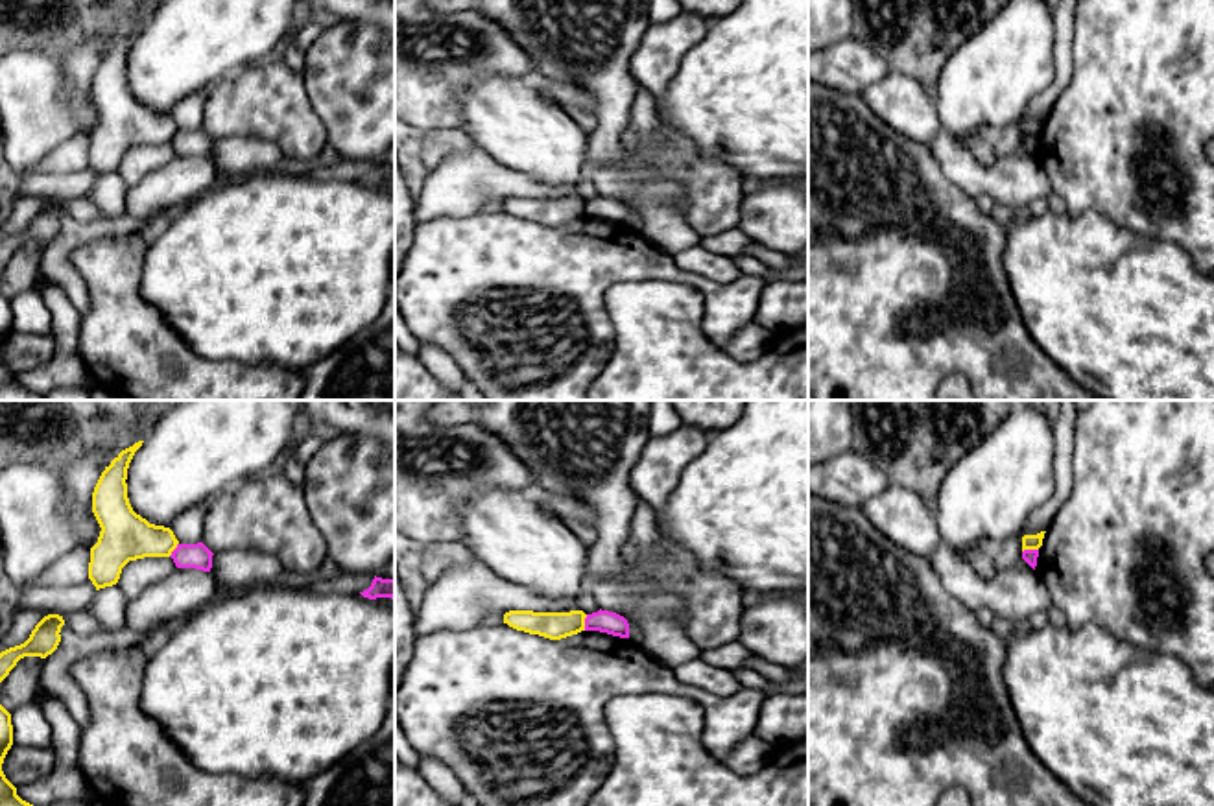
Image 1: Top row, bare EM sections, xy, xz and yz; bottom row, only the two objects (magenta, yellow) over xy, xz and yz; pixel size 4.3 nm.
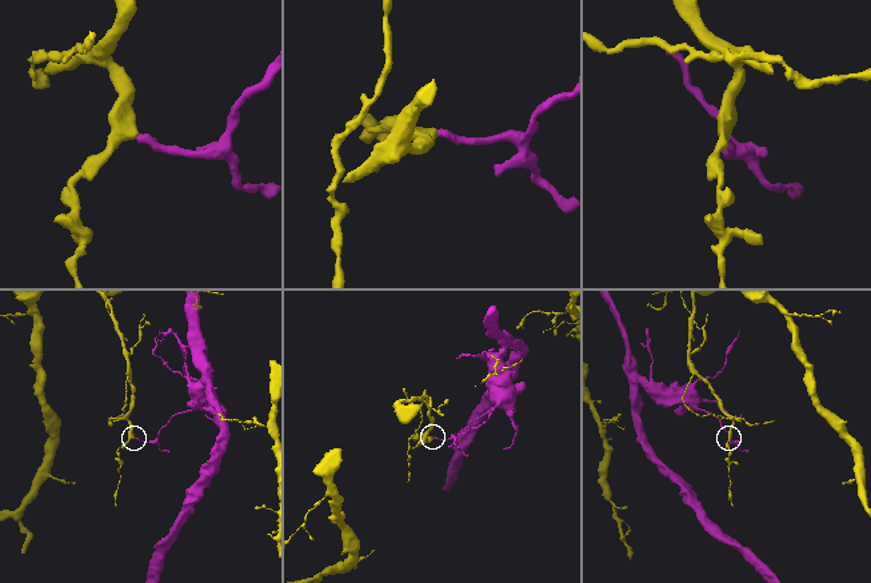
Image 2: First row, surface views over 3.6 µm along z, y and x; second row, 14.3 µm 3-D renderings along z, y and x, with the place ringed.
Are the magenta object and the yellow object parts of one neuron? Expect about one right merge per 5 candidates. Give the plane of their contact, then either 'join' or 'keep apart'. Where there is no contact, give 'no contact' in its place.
contact in xz; keep apart

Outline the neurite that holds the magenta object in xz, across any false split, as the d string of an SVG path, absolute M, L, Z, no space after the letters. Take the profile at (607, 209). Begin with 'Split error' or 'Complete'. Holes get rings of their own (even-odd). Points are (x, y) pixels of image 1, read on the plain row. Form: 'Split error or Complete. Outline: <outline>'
Complete. Outline: M609 197L587 201L585 218L600 218L620 225L629 225L629 210L624 203Z

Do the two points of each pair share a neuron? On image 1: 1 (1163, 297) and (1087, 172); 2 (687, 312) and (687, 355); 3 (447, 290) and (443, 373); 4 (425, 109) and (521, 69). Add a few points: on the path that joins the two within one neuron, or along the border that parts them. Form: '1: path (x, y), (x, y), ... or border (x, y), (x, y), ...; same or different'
1: border (1078, 216), (1098, 211), (1126, 229), (1163, 238); different
2: path (687, 323), (687, 343); same
3: border (419, 340), (440, 347), (465, 377); different
4: path (449, 85), (471, 65), (497, 65); same

